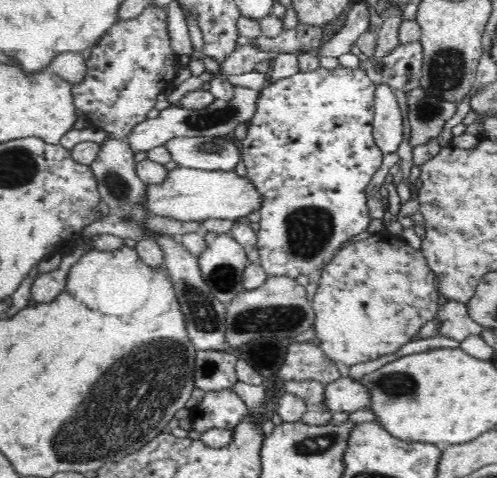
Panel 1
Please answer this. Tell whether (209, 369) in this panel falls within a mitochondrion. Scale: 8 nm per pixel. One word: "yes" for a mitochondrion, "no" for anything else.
yes

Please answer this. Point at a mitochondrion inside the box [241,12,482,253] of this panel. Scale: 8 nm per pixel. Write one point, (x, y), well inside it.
(446, 70)

